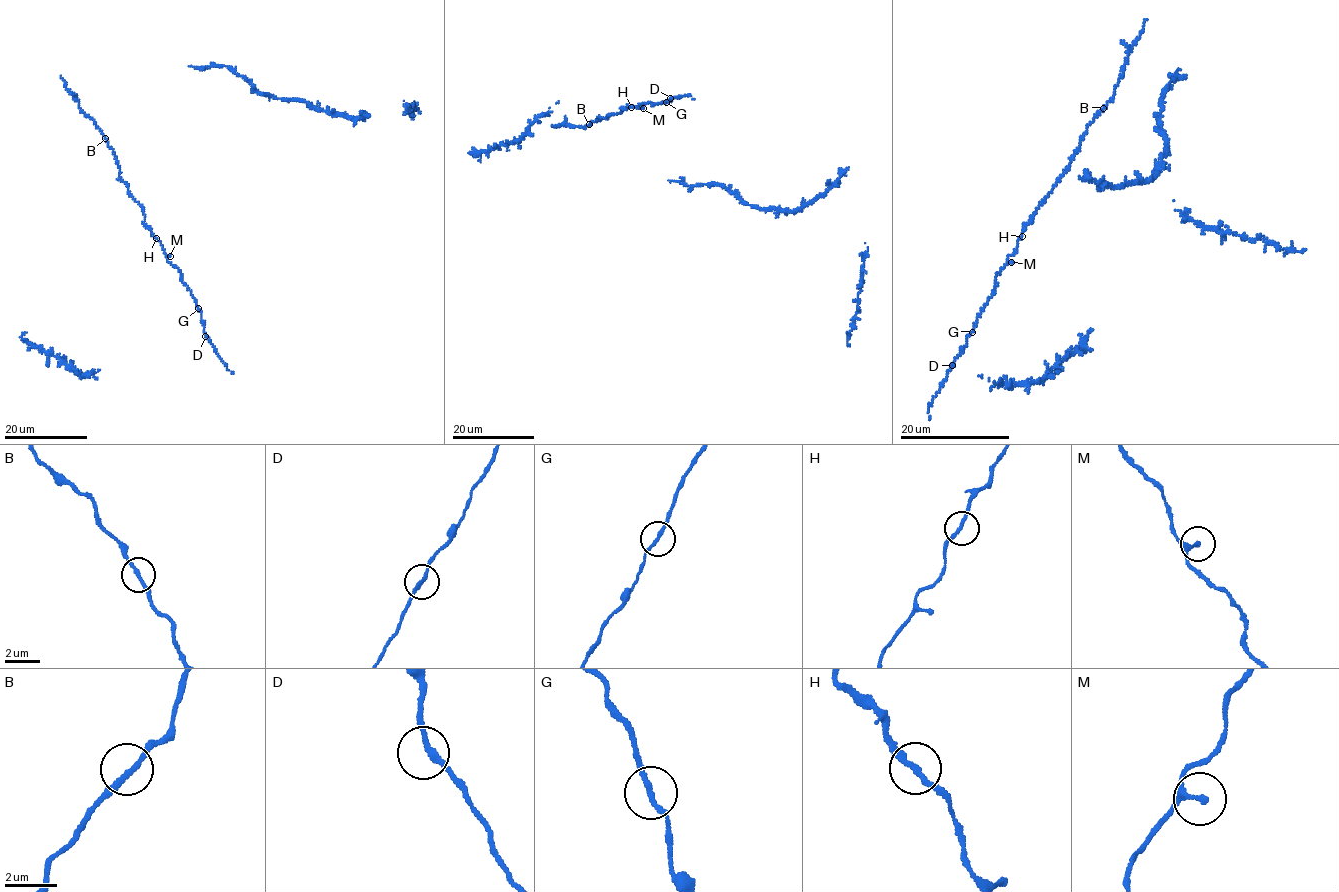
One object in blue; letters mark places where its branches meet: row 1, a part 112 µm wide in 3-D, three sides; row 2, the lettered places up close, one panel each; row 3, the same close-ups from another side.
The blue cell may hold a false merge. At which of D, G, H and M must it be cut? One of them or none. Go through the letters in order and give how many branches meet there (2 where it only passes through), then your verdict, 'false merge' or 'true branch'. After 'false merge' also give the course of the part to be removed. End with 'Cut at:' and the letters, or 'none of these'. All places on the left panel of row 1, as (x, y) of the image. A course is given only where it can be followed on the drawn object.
D: branches 2; true branch
G: branches 2; true branch
H: branches 2; true branch
M: branches 2; true branch
Cut at: none of these

